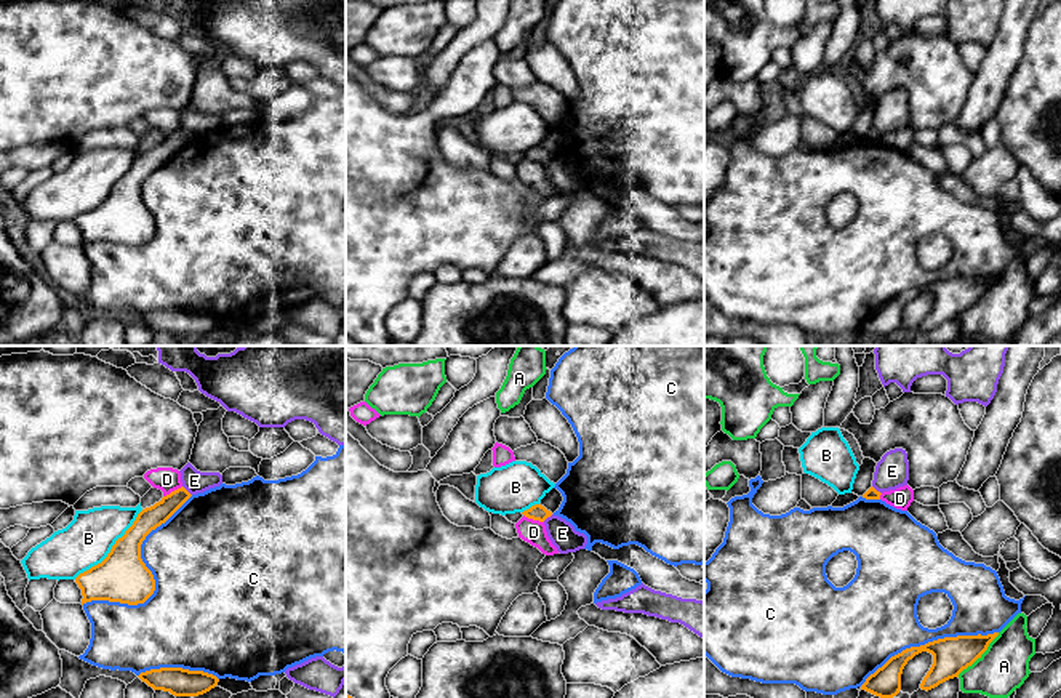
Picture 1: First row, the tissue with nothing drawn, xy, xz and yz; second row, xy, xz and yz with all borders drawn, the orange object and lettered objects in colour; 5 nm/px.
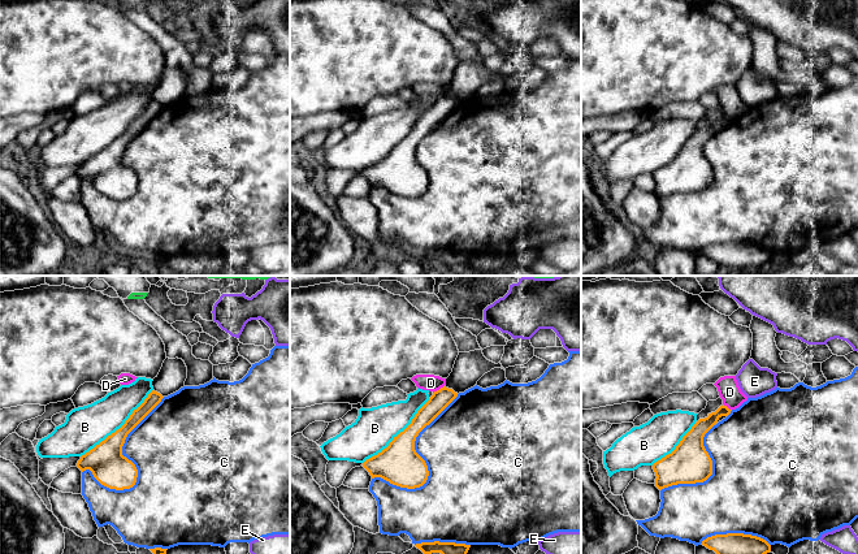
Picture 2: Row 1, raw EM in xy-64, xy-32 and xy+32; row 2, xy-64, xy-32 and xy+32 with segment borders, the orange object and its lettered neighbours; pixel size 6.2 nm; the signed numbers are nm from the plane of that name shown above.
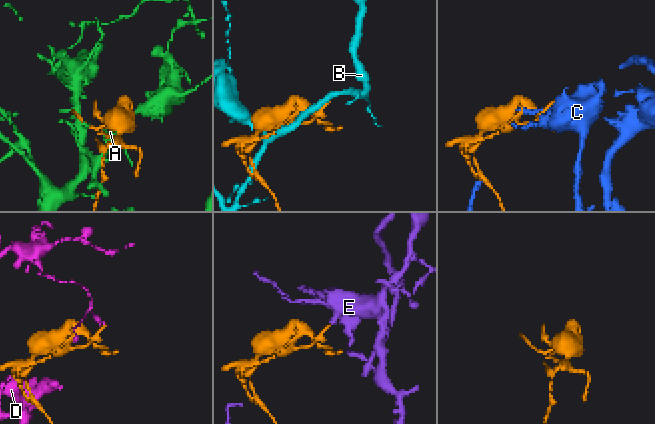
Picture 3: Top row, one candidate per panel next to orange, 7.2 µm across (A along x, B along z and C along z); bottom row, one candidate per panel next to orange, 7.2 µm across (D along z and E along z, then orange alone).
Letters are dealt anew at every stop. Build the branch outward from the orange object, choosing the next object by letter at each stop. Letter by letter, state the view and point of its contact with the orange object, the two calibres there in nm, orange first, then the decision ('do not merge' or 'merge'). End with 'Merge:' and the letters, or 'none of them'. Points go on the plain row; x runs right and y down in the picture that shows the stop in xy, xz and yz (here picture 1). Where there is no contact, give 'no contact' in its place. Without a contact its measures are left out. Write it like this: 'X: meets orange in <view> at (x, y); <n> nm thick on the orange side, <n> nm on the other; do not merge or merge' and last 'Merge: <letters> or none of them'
A: meets orange in yz at (980, 296); 190 nm thick on the orange side, 240 nm on the other; do not merge
B: meets orange in xy at (111, 191); 260 nm thick on the orange side, 240 nm on the other; do not merge
C: meets orange in xy at (152, 218); 260 nm thick on the orange side, 500 nm on the other; do not merge
D: meets orange in xz at (533, 160); 80 nm thick on the orange side, 120 nm on the other; do not merge
E: meets orange in xy at (186, 132); 110 nm thick on the orange side, 120 nm on the other; do not merge
Merge: none of them

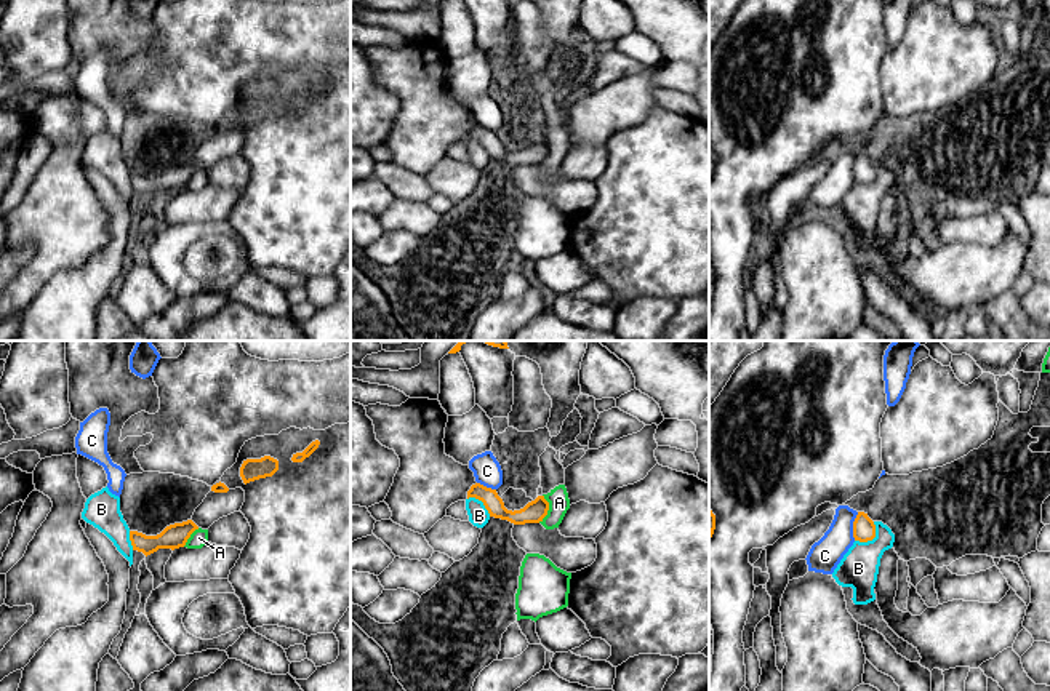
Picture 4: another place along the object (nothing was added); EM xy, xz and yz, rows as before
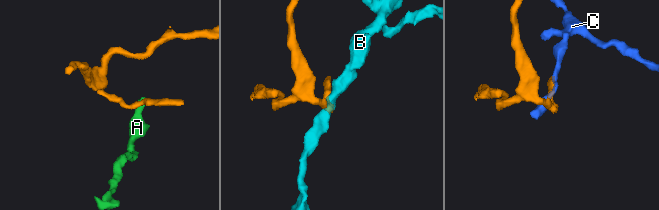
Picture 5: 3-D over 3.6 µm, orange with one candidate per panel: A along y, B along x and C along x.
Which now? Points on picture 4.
A: meets orange in xz at (548, 151); 110 nm thick on the orange side, 110 nm on the other; do not merge
B: meets orange in yz at (871, 181); 110 nm thick on the orange side, 200 nm on the other; do not merge
C: meets orange in yz at (853, 168); 110 nm thick on the orange side, 160 nm on the other; do not merge
Merge: none of them

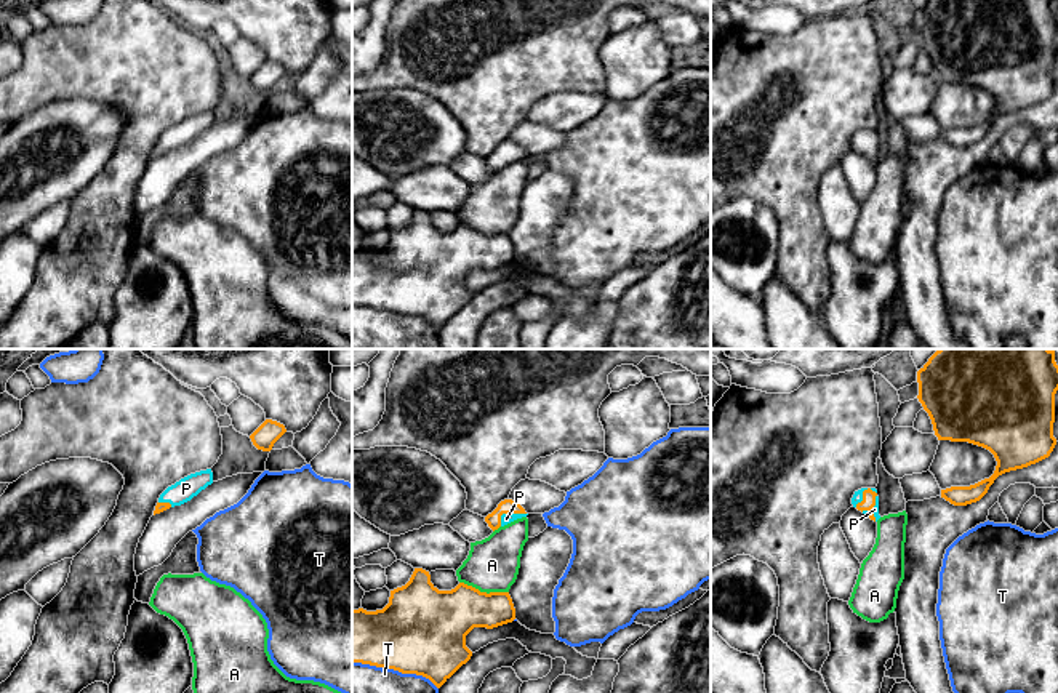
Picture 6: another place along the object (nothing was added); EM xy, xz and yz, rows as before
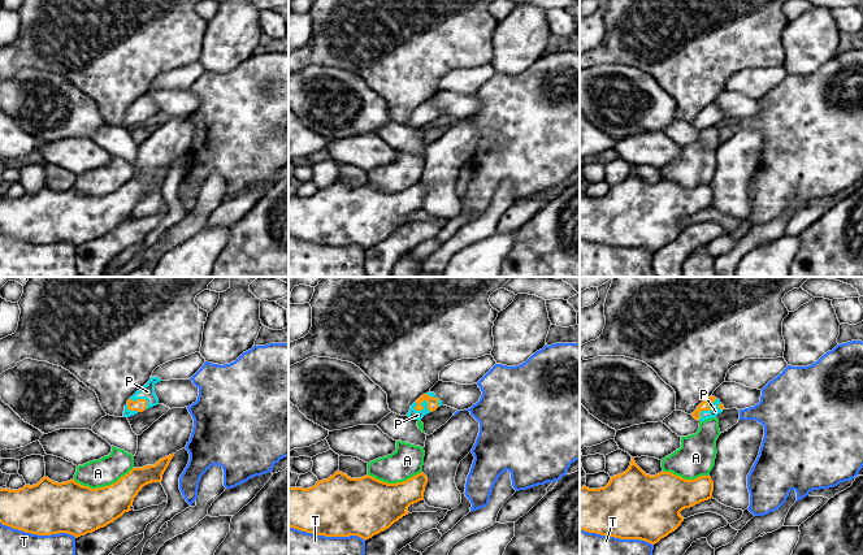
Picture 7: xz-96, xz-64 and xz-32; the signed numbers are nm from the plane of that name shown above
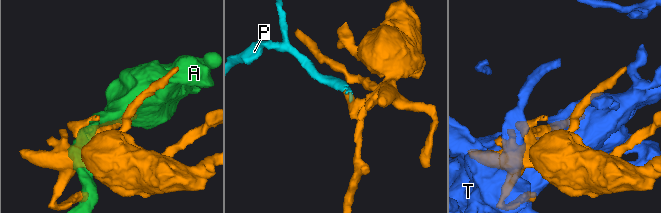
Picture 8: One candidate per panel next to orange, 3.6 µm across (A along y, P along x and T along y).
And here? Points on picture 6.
A: meets orange in xz at (484, 234); 280 nm thick on the orange side, 260 nm on the other; do not merge
P: meets orange in xz at (508, 154); 80 nm thick on the orange side, 50 nm on the other; merge
T: meets orange in xz at (396, 311); 440 nm thick on the orange side, 420 nm on the other; do not merge
Merge: P

